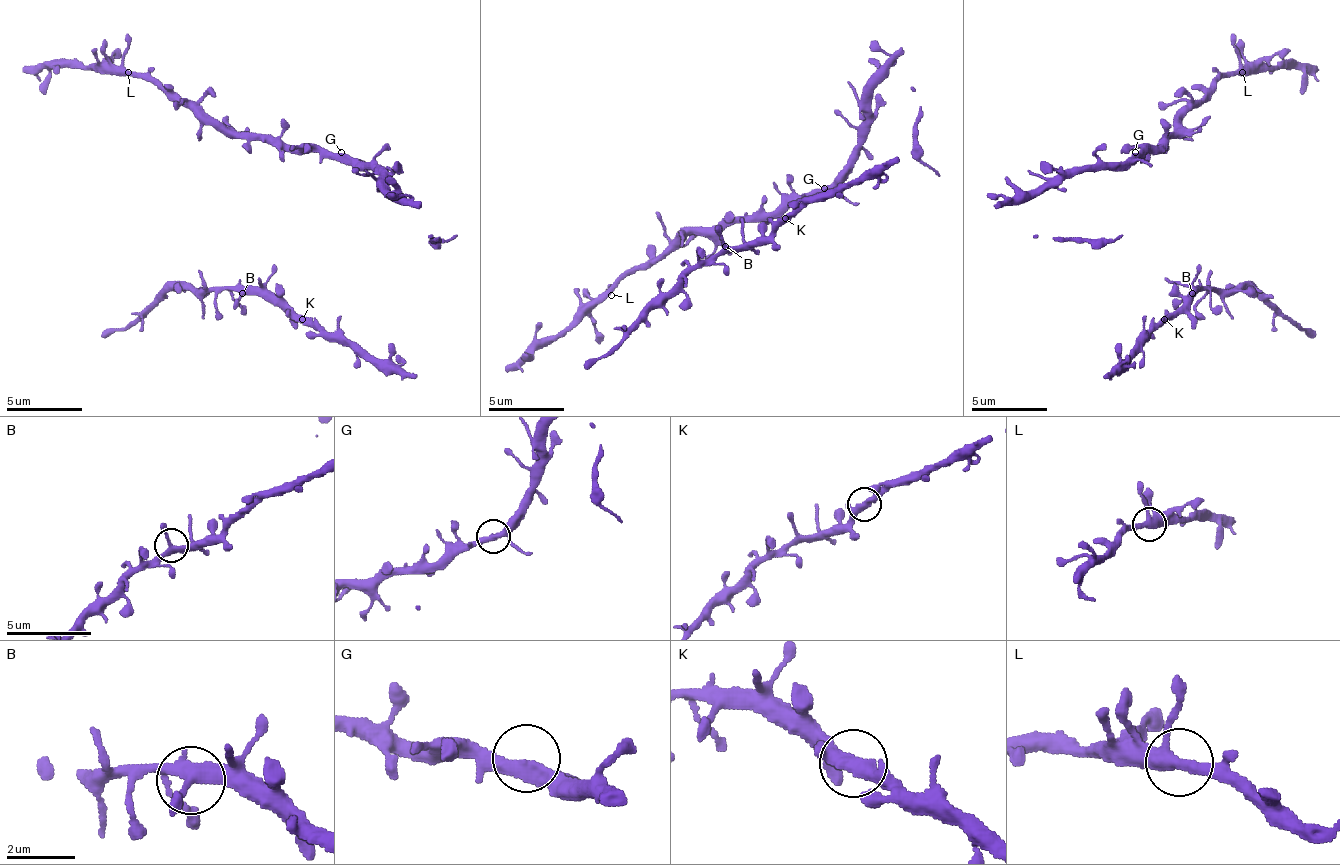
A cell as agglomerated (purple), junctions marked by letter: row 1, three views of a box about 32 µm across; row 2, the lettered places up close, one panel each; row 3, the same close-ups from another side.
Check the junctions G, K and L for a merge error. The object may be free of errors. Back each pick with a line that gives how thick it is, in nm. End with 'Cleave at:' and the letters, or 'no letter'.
Cleave at: no letter

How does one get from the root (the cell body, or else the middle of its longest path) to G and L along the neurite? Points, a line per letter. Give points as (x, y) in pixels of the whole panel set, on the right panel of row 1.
G: (1021, 202), (1036, 190), (1059, 187), (1082, 171), (1120, 167), (1135, 152)
L: (1021, 202), (1036, 190), (1059, 187), (1082, 171), (1123, 167), (1135, 156), (1150, 152), (1223, 76), (1242, 72)

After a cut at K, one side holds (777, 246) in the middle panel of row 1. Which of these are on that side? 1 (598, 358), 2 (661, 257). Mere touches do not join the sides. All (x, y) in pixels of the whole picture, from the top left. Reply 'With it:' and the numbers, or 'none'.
With it: 1

